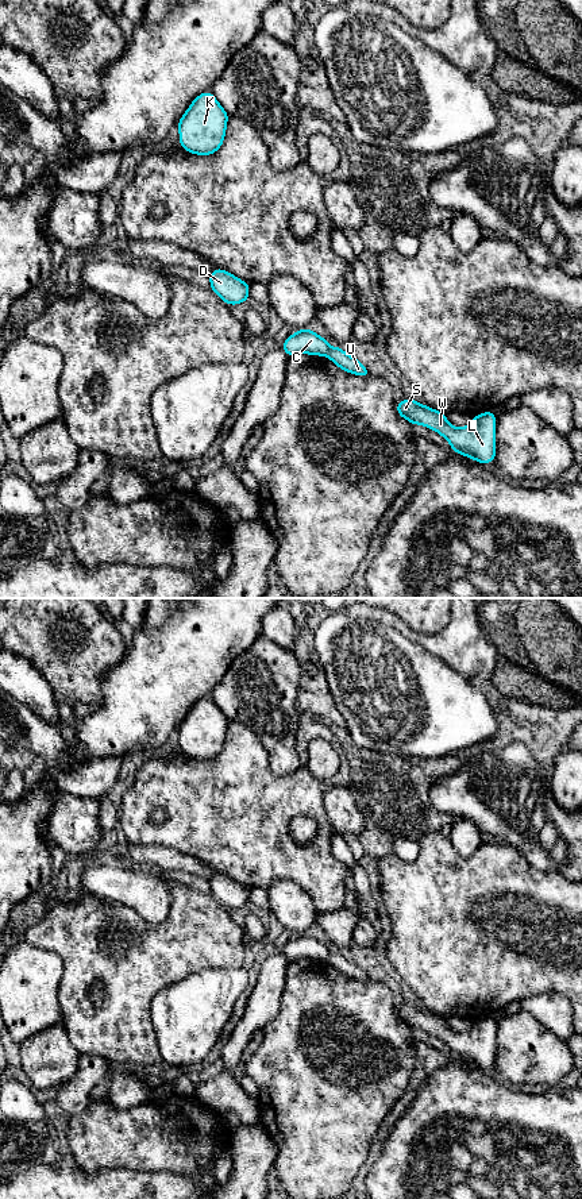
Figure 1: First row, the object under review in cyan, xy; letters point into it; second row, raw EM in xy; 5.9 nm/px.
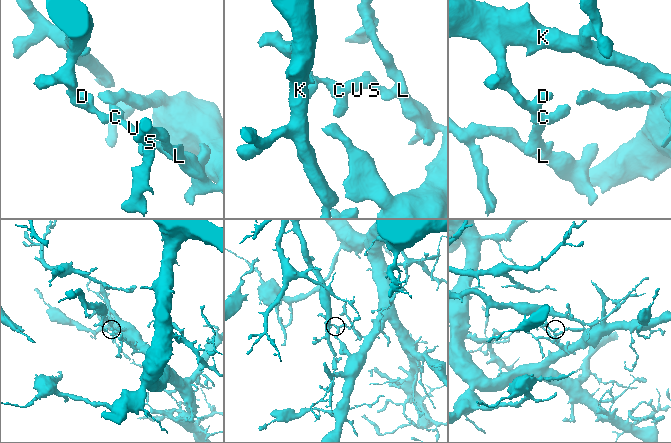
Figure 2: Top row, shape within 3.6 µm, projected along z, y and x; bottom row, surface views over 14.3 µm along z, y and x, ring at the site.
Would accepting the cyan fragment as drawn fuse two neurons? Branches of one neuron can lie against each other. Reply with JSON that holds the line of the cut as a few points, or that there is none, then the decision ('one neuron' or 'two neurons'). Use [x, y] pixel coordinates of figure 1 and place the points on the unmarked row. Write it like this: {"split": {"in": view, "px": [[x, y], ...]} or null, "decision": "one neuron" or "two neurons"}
{"split": {"in": "xy", "px": [[331, 953], [326, 960]]}, "decision": "two neurons"}

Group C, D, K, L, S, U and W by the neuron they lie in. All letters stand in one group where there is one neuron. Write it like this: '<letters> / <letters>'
C D K / L S U W

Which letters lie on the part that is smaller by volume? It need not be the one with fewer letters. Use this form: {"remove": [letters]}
{"remove": ["C", "D", "K"]}

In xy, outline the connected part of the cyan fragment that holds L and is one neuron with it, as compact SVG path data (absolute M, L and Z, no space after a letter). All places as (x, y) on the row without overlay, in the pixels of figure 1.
M402 1003L401 1009L396 1010L396 1015L411 1029L421 1029L440 1038L448 1045L454 1057L483 1069L494 1067L496 1019L492 1015L473 1022L465 1033L452 1032L444 1017L431 1014L411 1003Z

